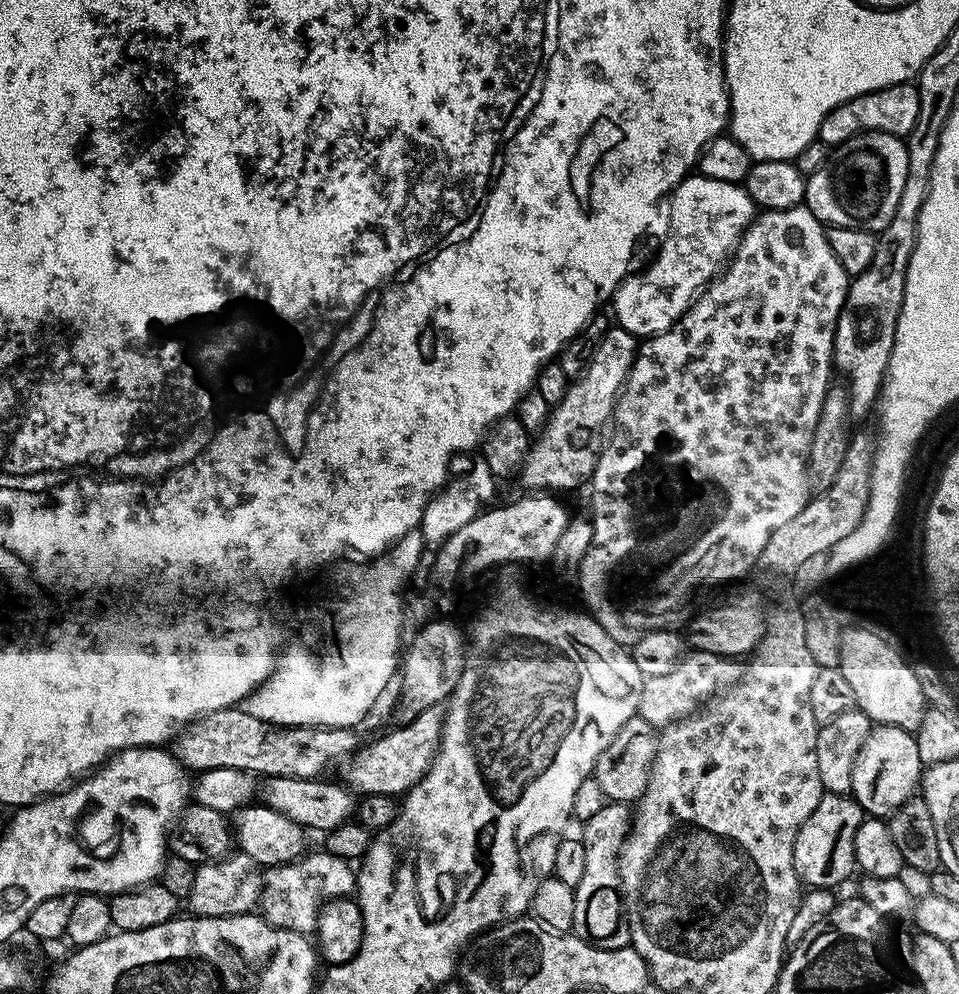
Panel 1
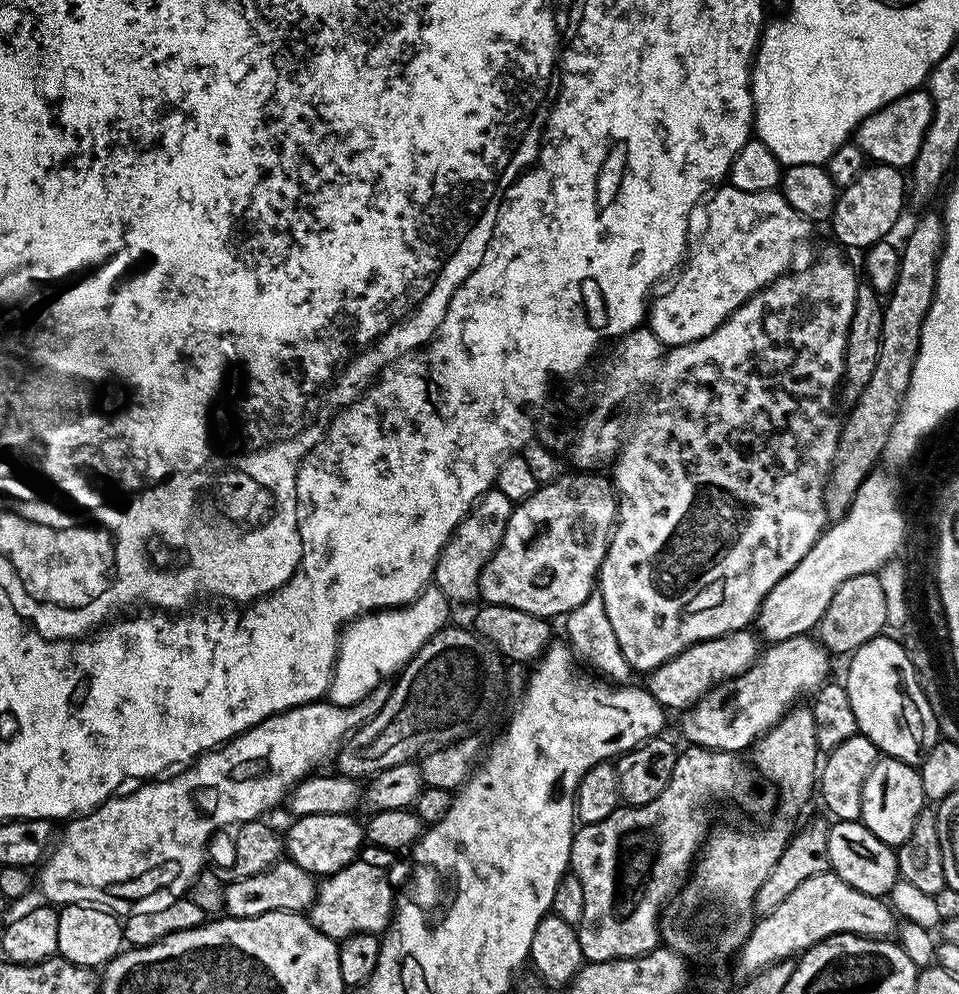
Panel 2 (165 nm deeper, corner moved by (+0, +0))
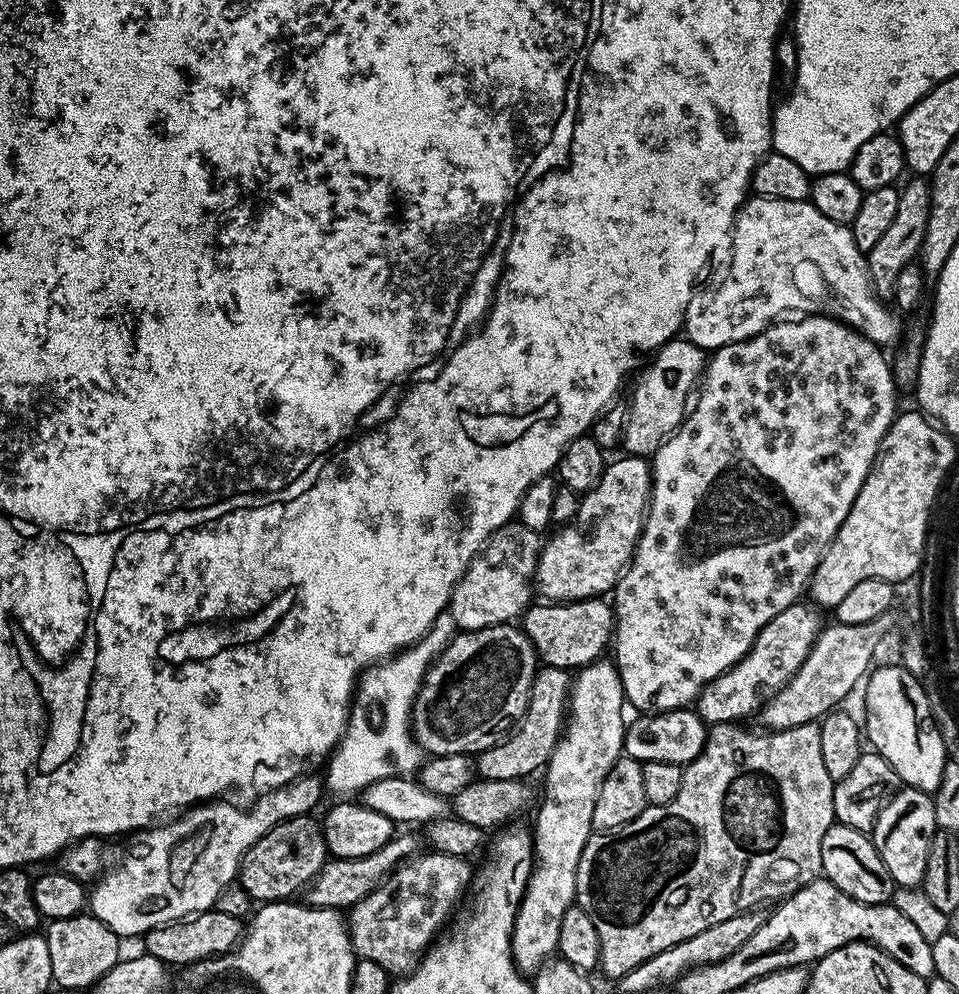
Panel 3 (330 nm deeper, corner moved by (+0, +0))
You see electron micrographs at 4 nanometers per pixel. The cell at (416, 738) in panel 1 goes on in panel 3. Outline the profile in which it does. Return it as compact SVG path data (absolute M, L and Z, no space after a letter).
M549 664L537 667L532 683L532 696L528 700L528 709L524 711L524 717L507 740L475 757L474 768L479 779L524 780L531 772L539 773L547 765L550 754L554 754L554 746L564 730L572 681L573 677L567 668Z

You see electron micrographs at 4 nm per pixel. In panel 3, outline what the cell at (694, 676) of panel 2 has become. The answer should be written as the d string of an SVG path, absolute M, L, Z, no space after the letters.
M797 602L782 610L782 614L766 622L758 638L754 638L748 653L739 662L703 688L694 708L705 724L731 724L743 721L743 716L751 712L752 715L759 713L766 697L781 688L798 671L802 662L806 662L812 643L820 635L822 627L821 613L815 607L812 608L807 608L804 602Z

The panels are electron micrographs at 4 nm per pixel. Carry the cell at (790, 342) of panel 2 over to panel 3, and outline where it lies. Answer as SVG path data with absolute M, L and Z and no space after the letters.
M804 314L799 318L781 319L757 336L717 348L707 357L698 395L690 411L667 442L650 457L652 494L648 497L644 528L636 550L614 589L614 663L620 670L625 701L631 707L633 704L637 713L648 714L653 710L669 712L689 707L708 683L730 670L748 653L766 622L797 603L803 592L805 595L818 562L838 534L842 522L846 522L846 514L850 514L850 506L854 506L858 490L862 490L886 430L898 415L898 389L892 378L892 366L889 357L880 352L883 352L881 345L839 320Z

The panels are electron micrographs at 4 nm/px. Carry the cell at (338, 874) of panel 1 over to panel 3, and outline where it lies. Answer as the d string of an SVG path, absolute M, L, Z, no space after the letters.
M435 850L426 852L413 856L396 871L389 872L374 891L346 912L353 952L359 959L378 962L382 970L396 978L411 972L420 963L421 956L457 911L456 903L474 875L474 868L468 865L471 863L465 857Z

